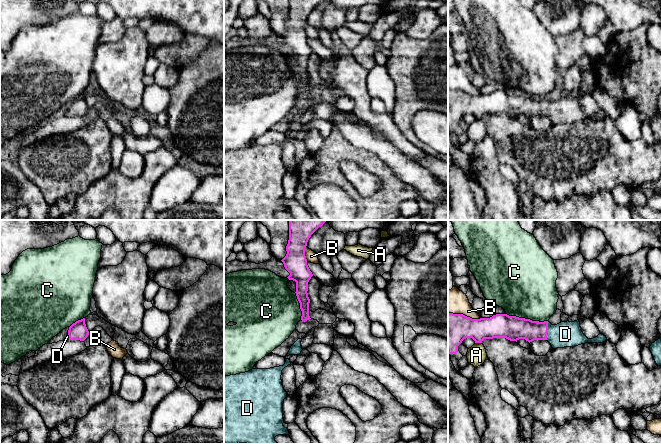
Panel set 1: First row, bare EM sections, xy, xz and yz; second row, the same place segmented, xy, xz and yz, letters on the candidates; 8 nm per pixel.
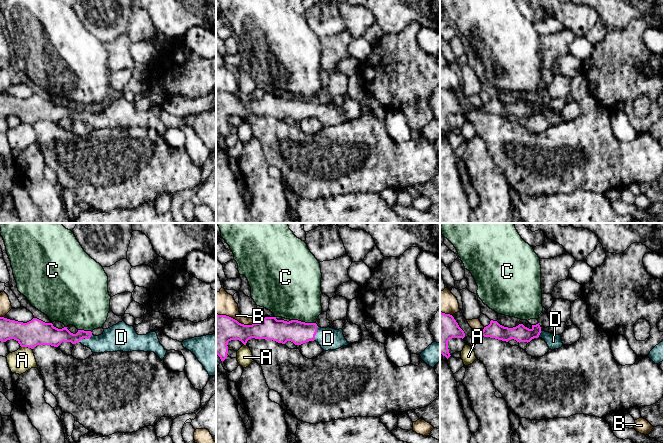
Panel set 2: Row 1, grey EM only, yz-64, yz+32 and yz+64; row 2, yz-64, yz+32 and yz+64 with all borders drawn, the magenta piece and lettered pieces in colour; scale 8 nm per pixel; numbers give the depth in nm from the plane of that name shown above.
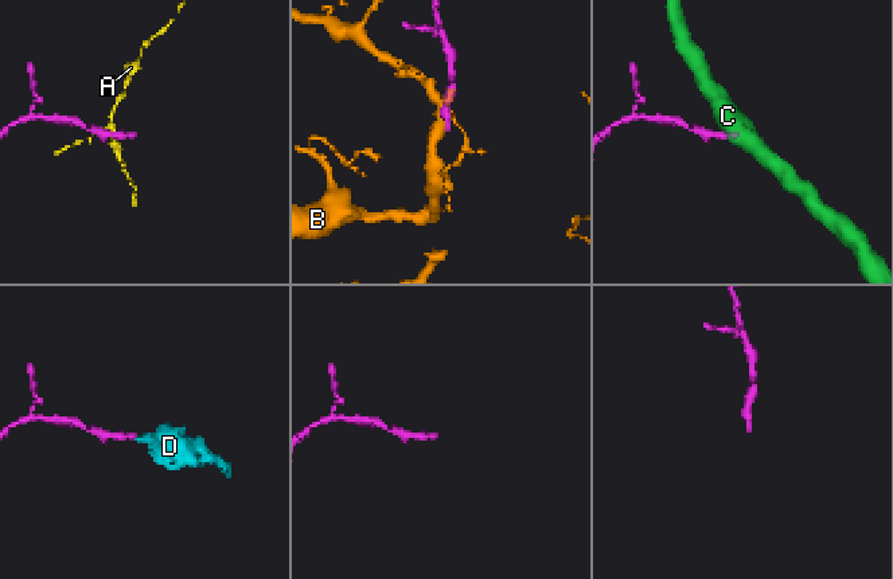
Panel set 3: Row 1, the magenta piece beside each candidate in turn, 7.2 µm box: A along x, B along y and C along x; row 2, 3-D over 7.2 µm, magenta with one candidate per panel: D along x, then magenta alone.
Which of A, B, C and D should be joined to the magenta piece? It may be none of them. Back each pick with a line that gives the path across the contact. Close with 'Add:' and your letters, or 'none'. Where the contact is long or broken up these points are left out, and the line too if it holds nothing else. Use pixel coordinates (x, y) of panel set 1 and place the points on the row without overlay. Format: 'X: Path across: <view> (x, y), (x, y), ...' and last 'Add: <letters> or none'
D: Path across: yz (516, 104), (547, 106), (554, 110), (565, 110)
Add: D

